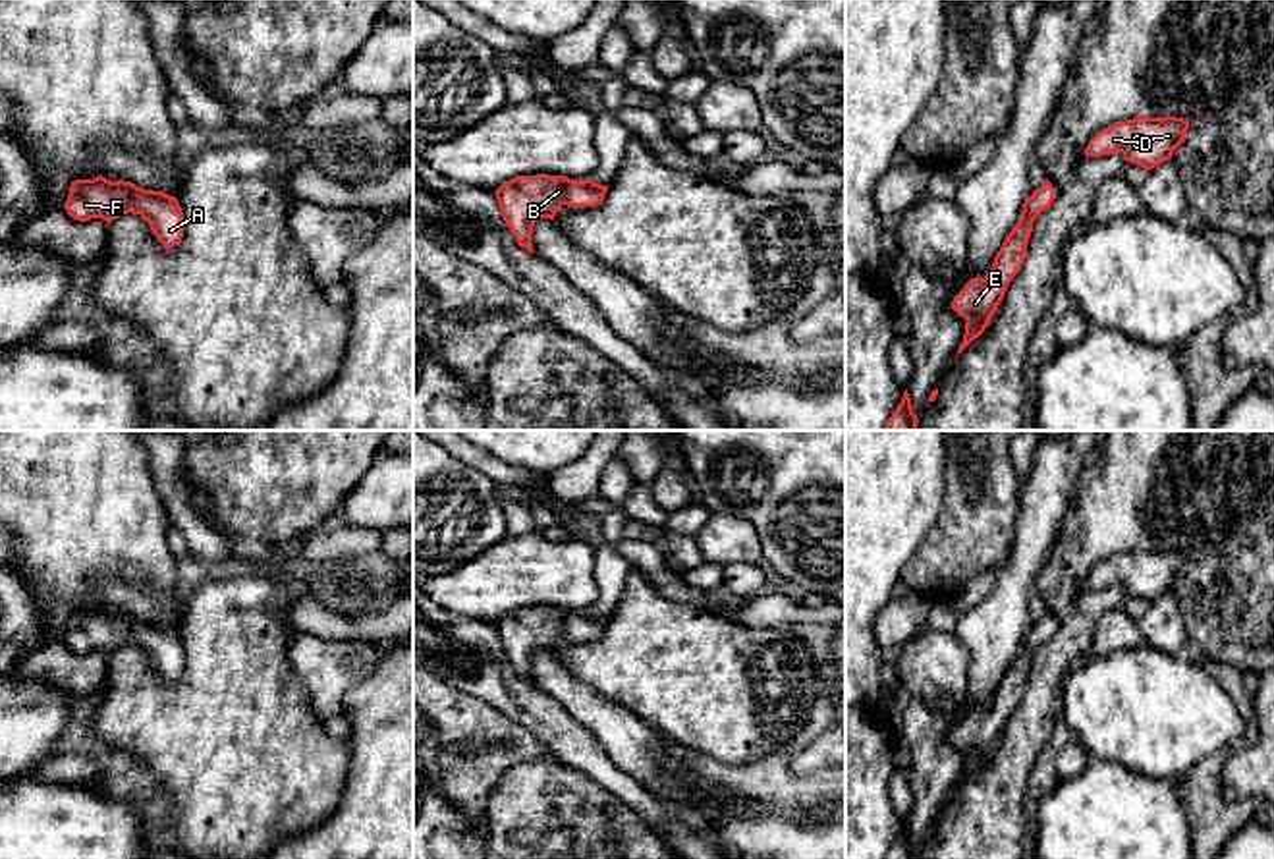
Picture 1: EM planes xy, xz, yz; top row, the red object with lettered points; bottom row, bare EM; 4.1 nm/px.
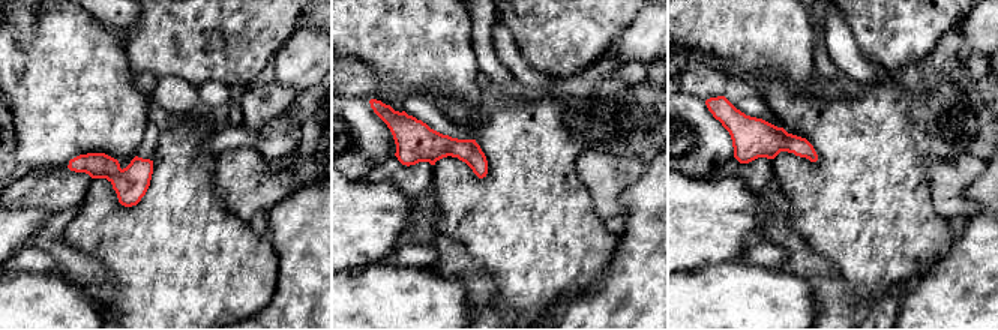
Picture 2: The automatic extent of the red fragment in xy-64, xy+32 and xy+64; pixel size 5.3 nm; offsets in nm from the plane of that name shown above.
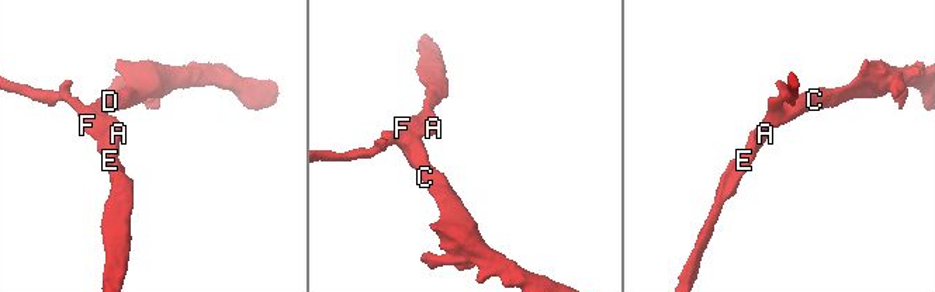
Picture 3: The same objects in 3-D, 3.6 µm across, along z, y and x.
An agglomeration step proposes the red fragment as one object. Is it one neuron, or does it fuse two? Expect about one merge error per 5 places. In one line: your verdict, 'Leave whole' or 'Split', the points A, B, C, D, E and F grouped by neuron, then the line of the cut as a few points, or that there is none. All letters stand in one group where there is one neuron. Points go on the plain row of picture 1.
Leave whole. Groups: A B C D E F. No split

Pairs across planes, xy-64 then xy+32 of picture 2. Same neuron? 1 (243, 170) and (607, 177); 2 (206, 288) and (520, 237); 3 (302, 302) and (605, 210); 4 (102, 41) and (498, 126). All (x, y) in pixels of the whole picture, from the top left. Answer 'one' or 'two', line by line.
1: one
2: one
3: two
4: two

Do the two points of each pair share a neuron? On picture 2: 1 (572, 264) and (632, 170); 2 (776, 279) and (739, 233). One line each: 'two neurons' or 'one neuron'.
1: two neurons
2: two neurons

